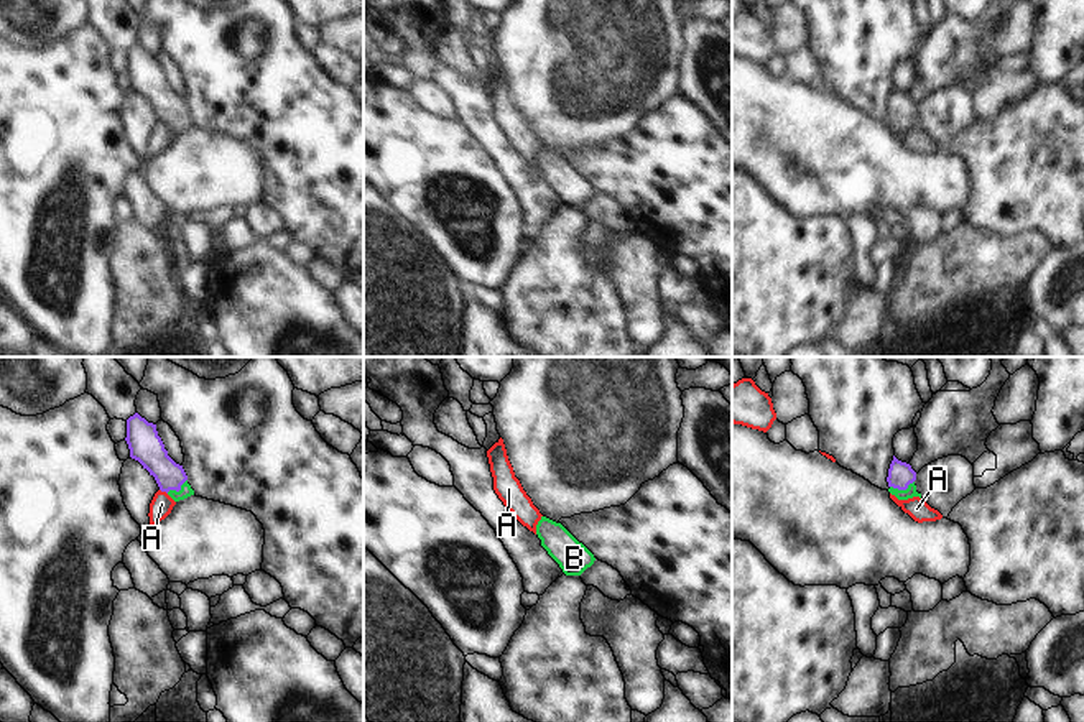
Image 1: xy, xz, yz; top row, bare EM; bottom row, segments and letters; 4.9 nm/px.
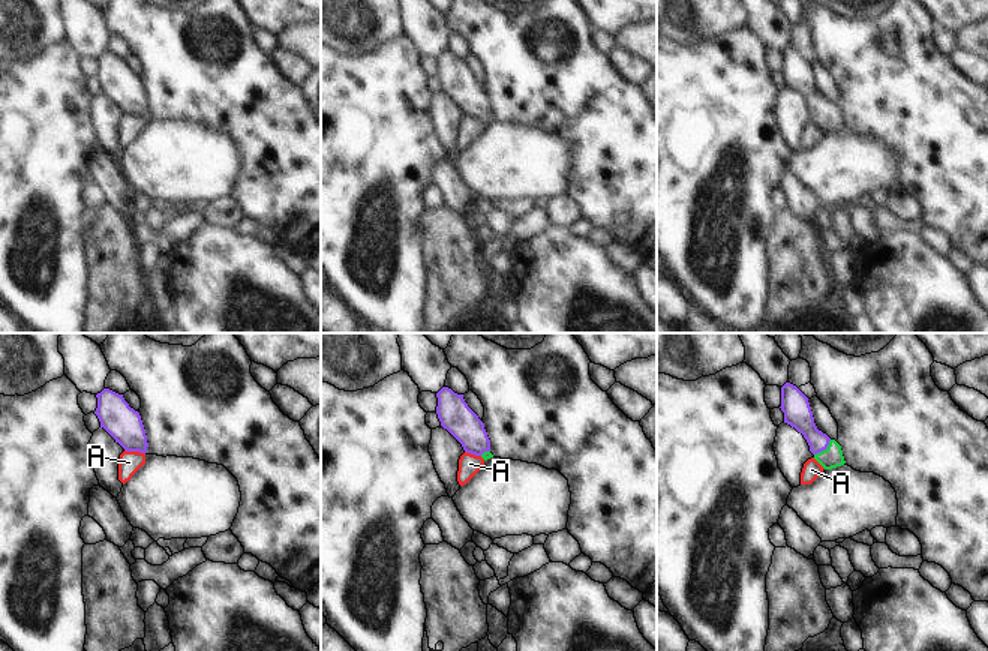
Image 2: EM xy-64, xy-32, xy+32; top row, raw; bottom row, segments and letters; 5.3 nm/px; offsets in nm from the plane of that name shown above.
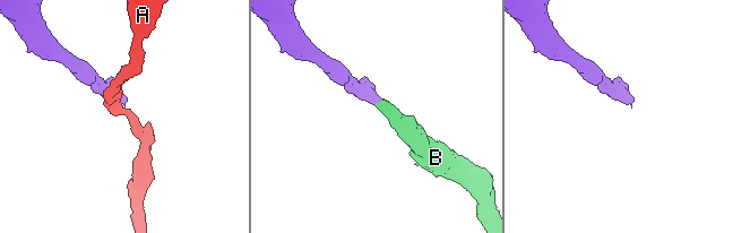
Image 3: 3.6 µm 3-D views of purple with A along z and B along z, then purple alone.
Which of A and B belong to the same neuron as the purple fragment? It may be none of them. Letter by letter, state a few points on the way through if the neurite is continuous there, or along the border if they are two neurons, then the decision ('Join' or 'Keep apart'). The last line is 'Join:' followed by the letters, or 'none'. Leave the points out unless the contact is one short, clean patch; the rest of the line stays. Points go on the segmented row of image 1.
A: Boundary: xy (160, 489), (166, 494). Keep apart
B: Path across: yz (900, 474), (902, 489), (910, 492). Join
Join: B.

